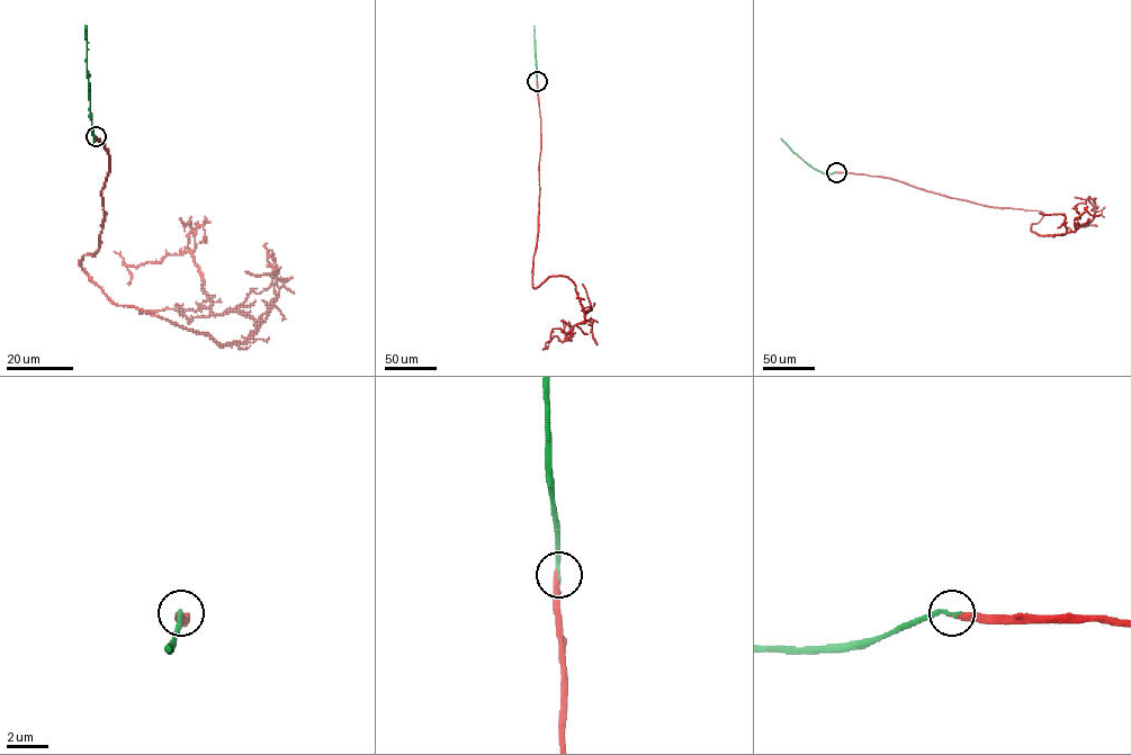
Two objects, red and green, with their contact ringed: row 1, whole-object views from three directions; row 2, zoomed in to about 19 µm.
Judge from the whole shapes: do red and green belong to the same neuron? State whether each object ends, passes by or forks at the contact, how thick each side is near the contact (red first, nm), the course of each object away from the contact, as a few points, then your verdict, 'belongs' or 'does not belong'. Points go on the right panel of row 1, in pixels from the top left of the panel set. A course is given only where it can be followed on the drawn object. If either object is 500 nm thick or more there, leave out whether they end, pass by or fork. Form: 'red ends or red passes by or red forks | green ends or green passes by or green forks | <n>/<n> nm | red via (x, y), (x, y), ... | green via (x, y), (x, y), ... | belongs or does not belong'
red ends | green ends | 300/200 nm | red via (836, 172), (1041, 212), (1031, 230), (1040, 235), (1074, 232), (1095, 207), (1104, 216) | green via (836, 172), (825, 173), (815, 170), (781, 138) | belongs

